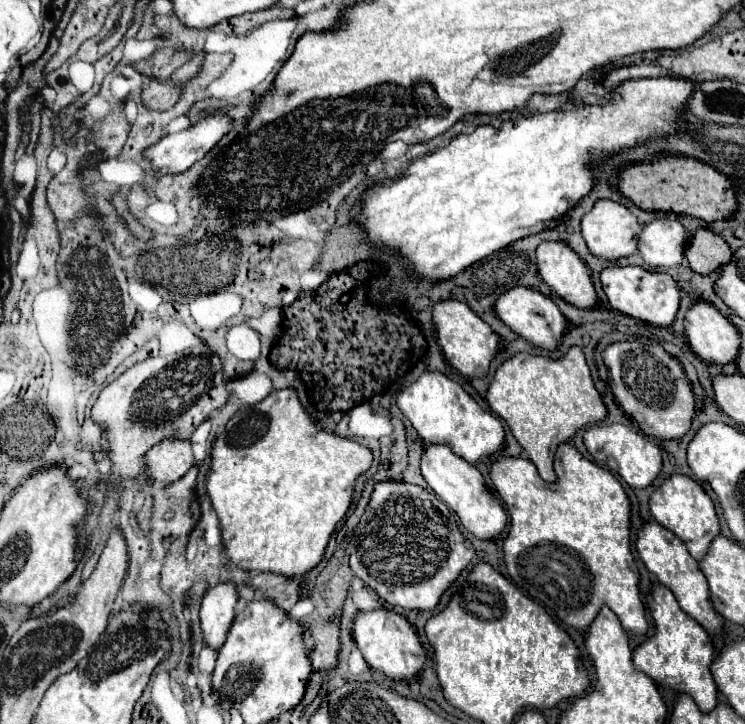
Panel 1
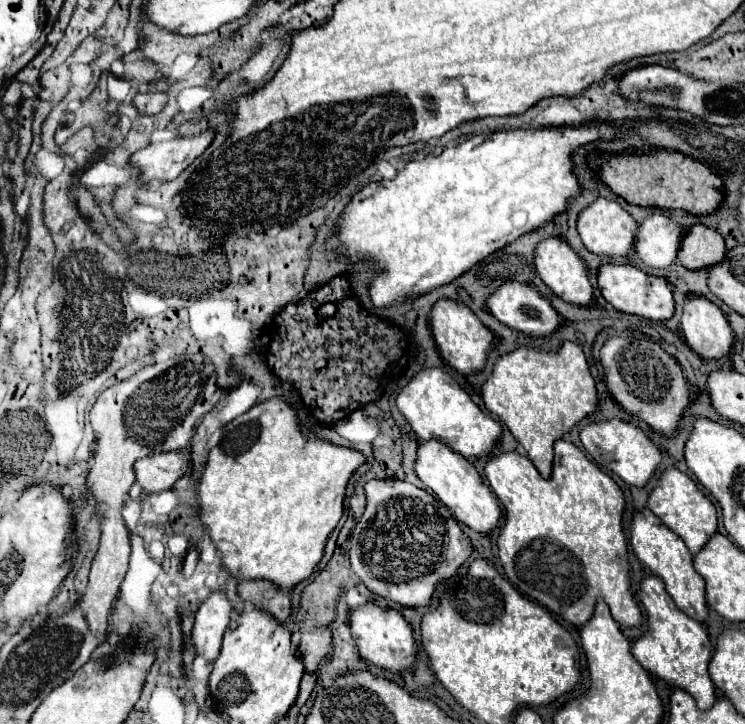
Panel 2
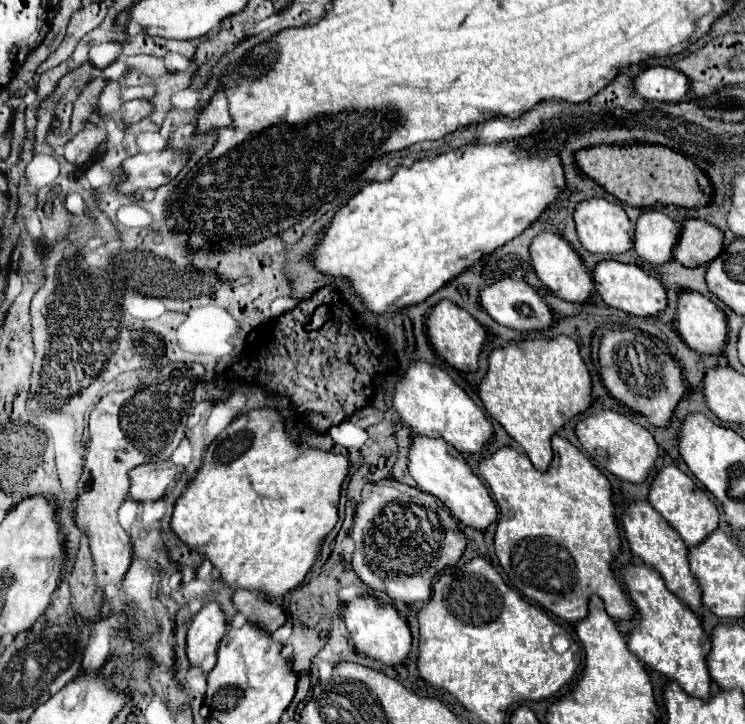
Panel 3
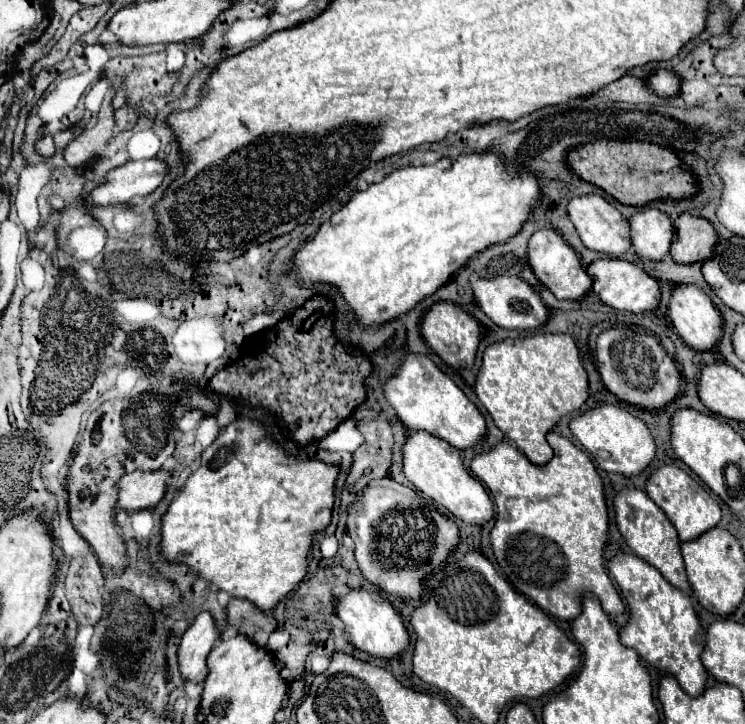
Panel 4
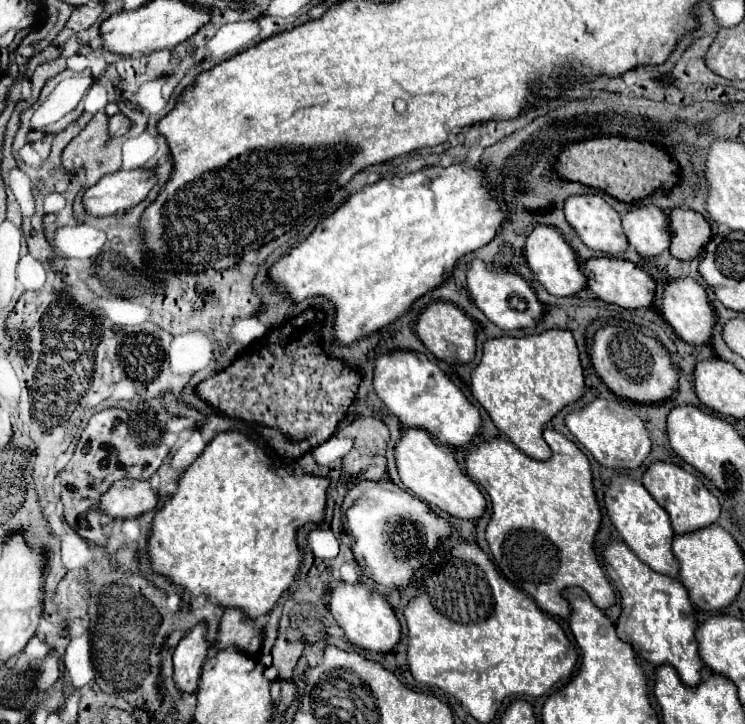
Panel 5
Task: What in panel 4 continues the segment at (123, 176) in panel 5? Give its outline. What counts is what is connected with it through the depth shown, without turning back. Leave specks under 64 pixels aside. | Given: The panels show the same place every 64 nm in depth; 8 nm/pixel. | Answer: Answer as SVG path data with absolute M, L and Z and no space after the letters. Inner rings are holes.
M160 158L128 162L112 172L88 194L88 202L98 208L114 204L134 204L134 198L148 196L164 180L168 168Z

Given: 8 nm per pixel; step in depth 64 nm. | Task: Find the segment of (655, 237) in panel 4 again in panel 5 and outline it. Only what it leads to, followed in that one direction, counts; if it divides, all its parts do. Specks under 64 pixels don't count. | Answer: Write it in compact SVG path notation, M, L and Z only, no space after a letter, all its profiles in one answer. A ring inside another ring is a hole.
M638 204L638 206L634 206L632 210L628 210L622 216L622 228L626 232L628 244L634 246L640 256L646 256L646 258L658 256L660 252L668 250L668 246L670 246L668 220L666 220L666 214L658 206L652 206L652 204Z

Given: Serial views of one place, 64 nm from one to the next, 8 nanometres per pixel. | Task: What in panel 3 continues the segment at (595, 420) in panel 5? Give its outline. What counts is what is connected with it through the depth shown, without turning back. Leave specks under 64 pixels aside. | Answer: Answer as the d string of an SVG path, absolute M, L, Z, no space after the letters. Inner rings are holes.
M600 410L580 420L576 424L576 436L582 448L602 468L606 468L614 476L628 480L628 482L644 482L648 470L654 466L658 458L658 444L654 442L654 436L644 426L640 426L638 422L630 420L628 416L616 410Z

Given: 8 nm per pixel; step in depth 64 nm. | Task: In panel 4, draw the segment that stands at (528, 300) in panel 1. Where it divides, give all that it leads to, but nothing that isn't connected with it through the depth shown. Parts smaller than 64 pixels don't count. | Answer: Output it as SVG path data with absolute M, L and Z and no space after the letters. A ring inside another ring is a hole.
M472 274L470 278L470 286L474 290L474 298L478 302L478 306L482 308L482 312L500 328L506 330L530 330L530 328L538 328L546 322L548 318L548 308L546 304L540 300L540 296L530 288L528 282L524 282L518 276L496 276L496 278L482 278L478 274Z

